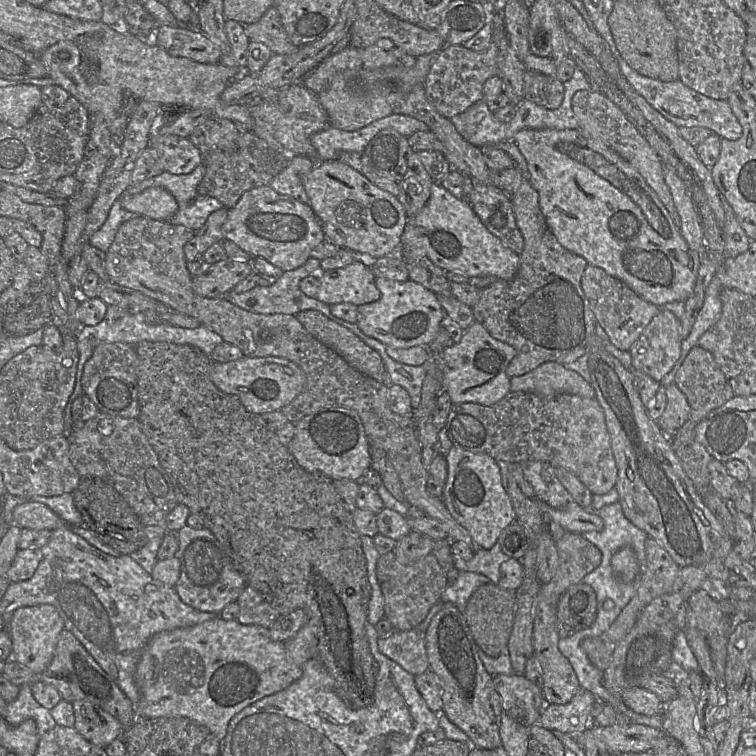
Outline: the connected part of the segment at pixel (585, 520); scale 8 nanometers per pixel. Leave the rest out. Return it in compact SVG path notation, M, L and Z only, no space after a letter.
M538 499L541 512L548 520L560 524L566 531L583 534L590 531L601 531L604 522L597 512L585 509L576 502L571 502L563 509L549 506Z

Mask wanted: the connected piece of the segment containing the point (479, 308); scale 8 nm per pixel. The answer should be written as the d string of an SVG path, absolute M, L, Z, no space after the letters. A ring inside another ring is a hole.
M524 179L516 193L509 195L517 226L524 238L524 248L519 255L519 269L512 279L497 280L481 290L481 296L472 308L475 321L481 323L493 338L515 348L516 356L506 369L508 377L511 378L524 375L546 362L561 363L569 353L591 344L596 333L597 320L581 287L587 261L558 242L540 210L538 192L527 179Z

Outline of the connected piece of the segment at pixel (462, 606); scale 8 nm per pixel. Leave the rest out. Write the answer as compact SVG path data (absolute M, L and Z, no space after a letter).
M460 571L455 581L450 581L444 591L441 602L450 602L457 606L460 612L465 615L466 606L472 594L484 584L493 583L487 576L469 572Z

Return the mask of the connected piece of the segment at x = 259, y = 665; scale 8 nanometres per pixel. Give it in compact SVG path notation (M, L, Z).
M217 616L214 619L196 624L190 627L175 628L154 634L145 645L141 658L137 664L135 682L141 694L140 702L134 707L135 720L139 718L154 717L185 717L189 718L206 728L211 737L218 740L224 739L230 720L242 709L254 702L275 694L296 681L302 675L302 666L294 664L287 656L284 643L276 642L269 635L269 628L260 625L241 624L237 620L224 620Z

